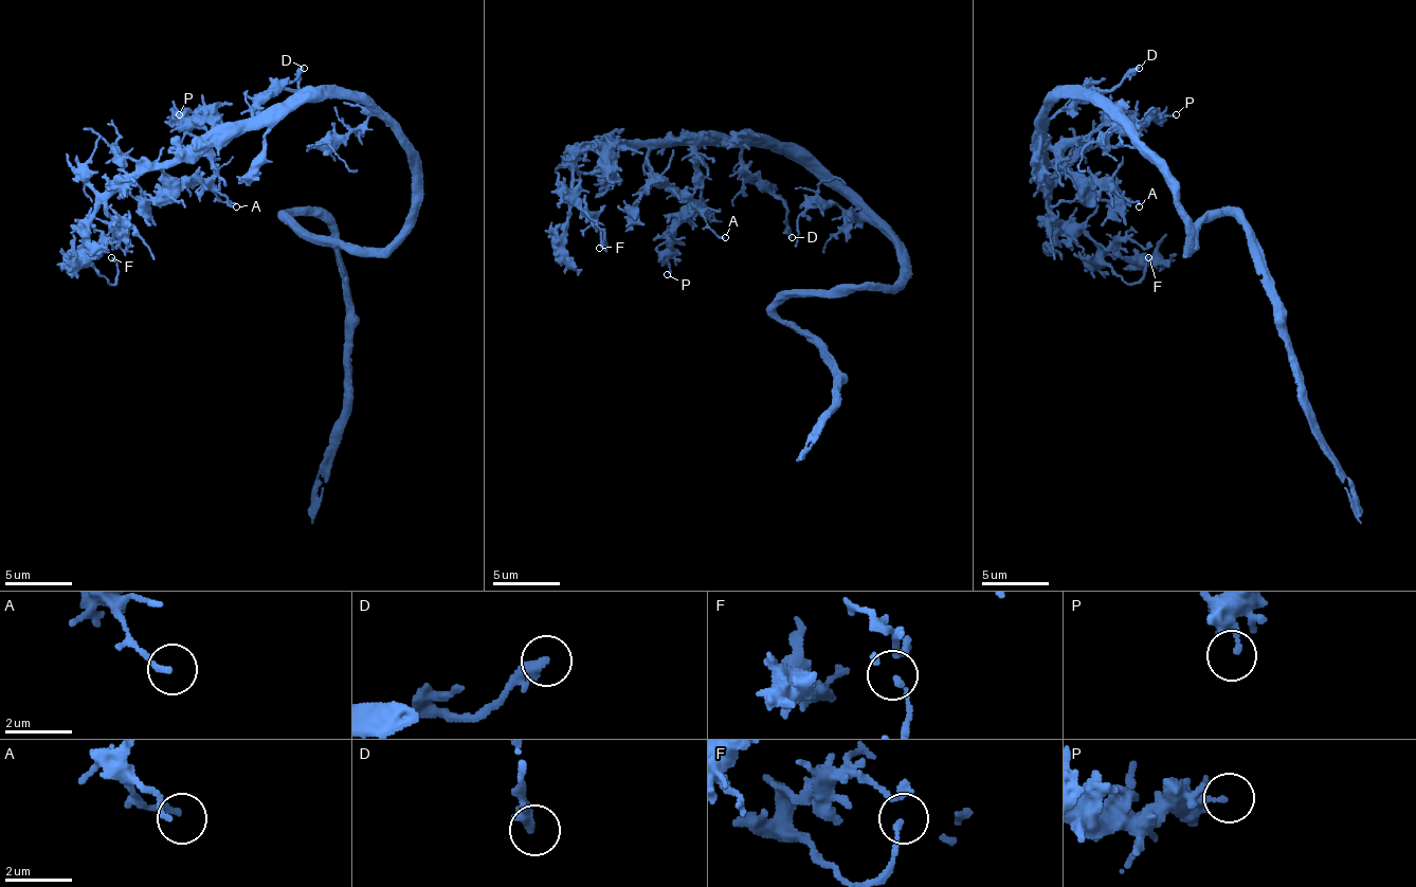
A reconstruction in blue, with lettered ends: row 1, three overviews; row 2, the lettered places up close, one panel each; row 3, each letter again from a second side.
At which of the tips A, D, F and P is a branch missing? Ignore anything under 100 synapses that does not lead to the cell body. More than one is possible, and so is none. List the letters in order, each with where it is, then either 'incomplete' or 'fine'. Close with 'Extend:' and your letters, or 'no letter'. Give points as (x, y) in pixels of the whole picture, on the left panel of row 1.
A: at (236, 206); fine
D: at (304, 68); fine
F: at (111, 257); fine
P: at (179, 114); fine
Extend: no letter

